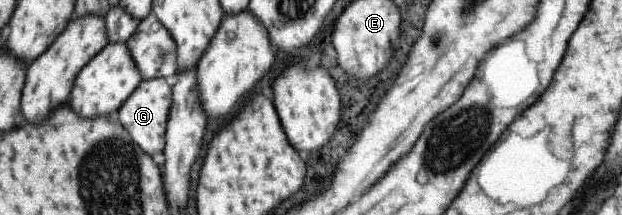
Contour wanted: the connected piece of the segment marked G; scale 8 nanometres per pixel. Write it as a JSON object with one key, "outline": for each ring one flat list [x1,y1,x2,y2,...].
{"outline":[[163,77,142,80,116,110,118,121,145,153,162,152,164,132,171,104,171,81]]}

